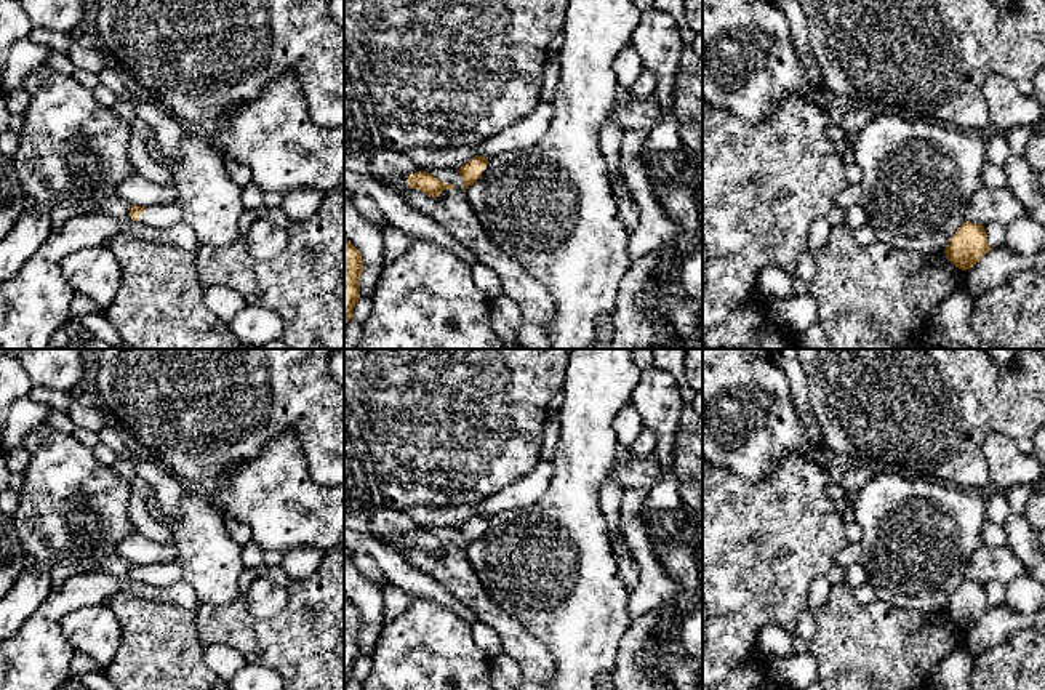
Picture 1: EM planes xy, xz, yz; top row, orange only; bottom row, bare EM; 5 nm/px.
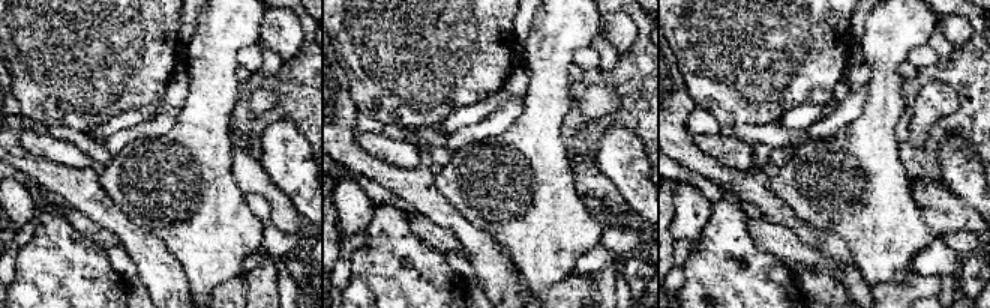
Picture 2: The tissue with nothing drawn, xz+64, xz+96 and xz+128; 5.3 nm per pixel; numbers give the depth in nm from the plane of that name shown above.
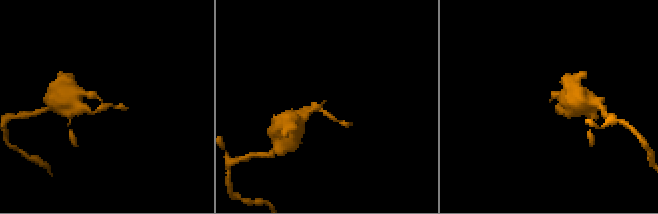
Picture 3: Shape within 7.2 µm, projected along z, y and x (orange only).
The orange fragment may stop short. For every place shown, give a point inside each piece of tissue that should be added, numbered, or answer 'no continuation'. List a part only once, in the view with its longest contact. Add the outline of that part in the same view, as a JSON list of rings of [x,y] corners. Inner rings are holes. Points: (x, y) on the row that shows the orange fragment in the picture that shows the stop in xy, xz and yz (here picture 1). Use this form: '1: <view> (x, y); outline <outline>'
1: xy (159, 216); outline [[[174,203],[144,207],[144,213],[138,216],[138,223],[154,229],[165,229],[182,223],[182,213]]]

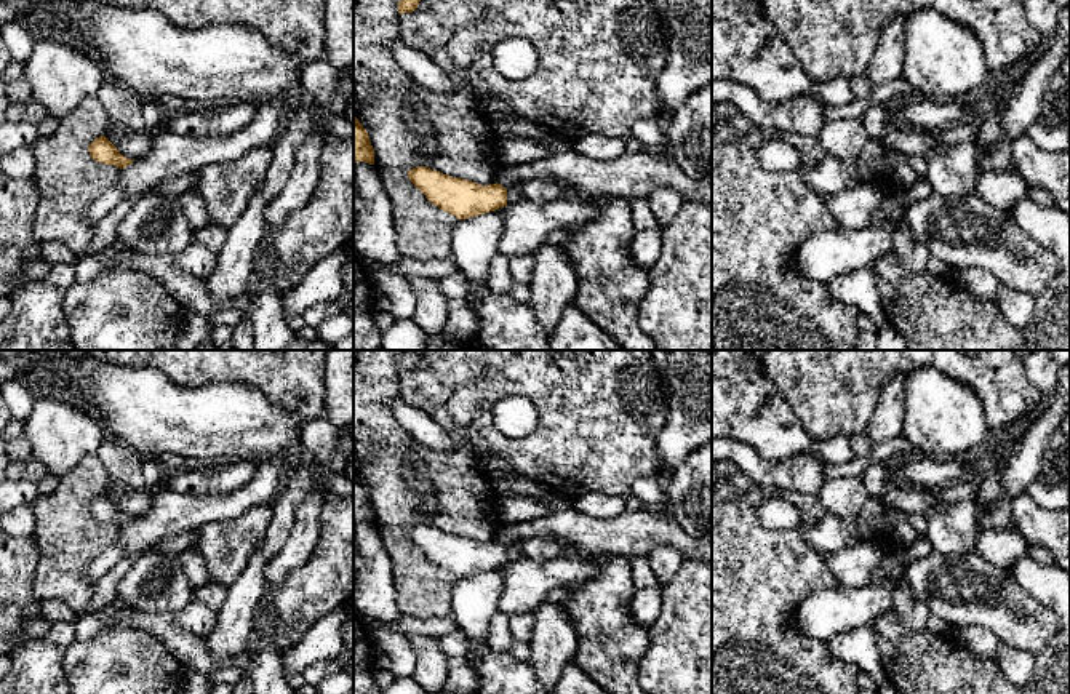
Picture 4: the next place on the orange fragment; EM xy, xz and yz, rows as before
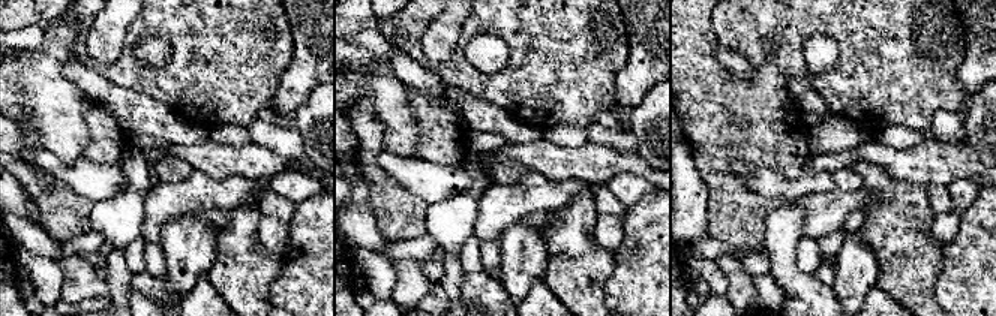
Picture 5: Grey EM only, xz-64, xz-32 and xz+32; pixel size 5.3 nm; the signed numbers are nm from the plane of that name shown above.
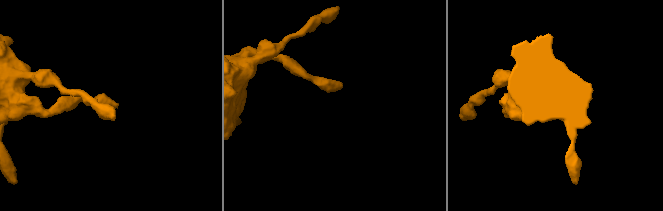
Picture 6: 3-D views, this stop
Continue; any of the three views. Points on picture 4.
1: xz (515, 194); outline [[[520,184],[509,185],[505,189],[507,189],[507,206],[521,203],[526,200],[526,195],[525,195],[523,189],[520,187]]]

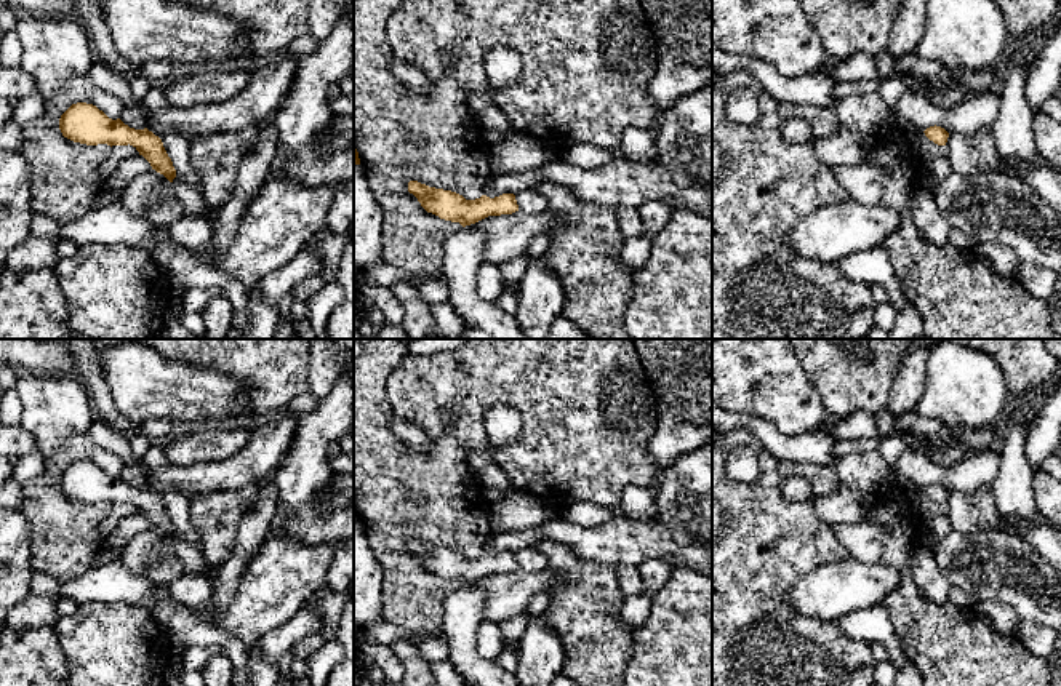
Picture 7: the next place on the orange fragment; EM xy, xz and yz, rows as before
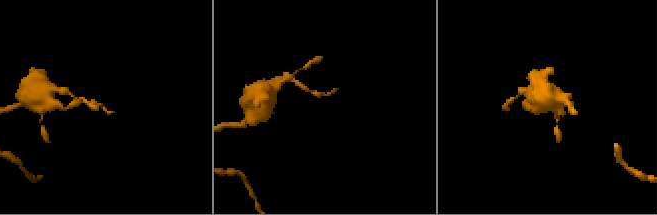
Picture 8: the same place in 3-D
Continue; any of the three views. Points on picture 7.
no continuation

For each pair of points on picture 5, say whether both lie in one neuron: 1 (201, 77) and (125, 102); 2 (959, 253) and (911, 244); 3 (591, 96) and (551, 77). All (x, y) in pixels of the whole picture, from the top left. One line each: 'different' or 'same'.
1: different
2: different
3: same

